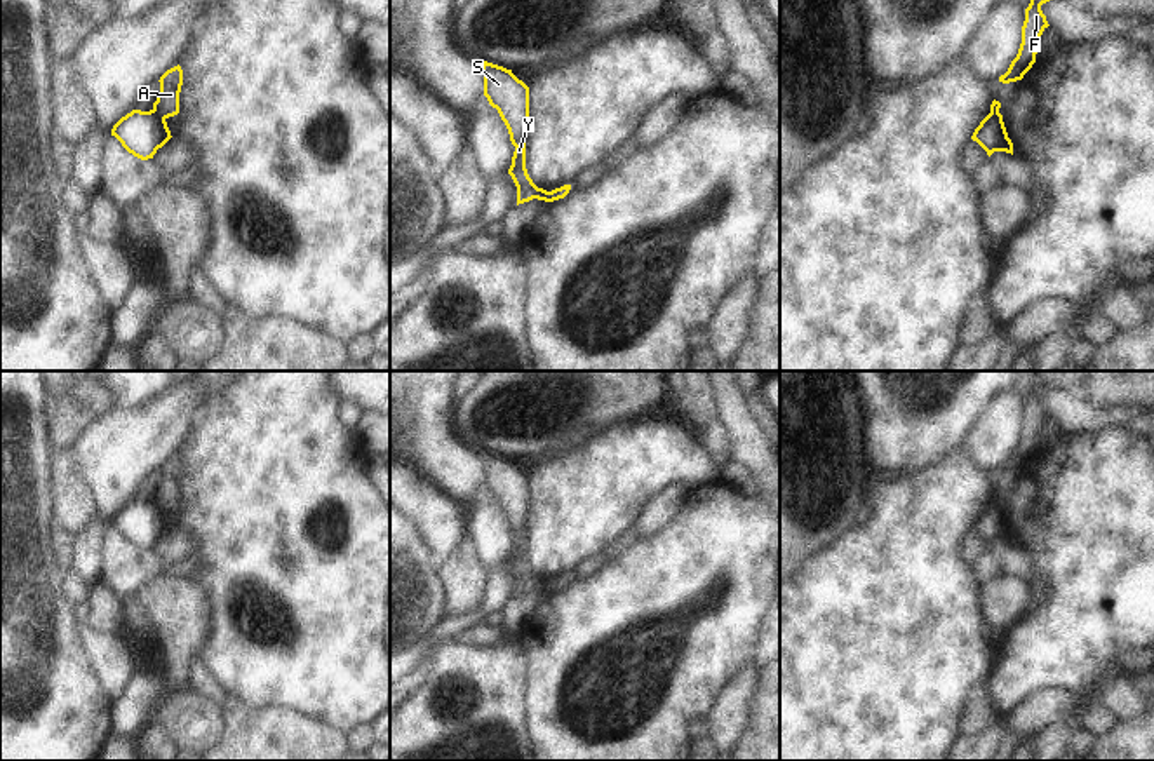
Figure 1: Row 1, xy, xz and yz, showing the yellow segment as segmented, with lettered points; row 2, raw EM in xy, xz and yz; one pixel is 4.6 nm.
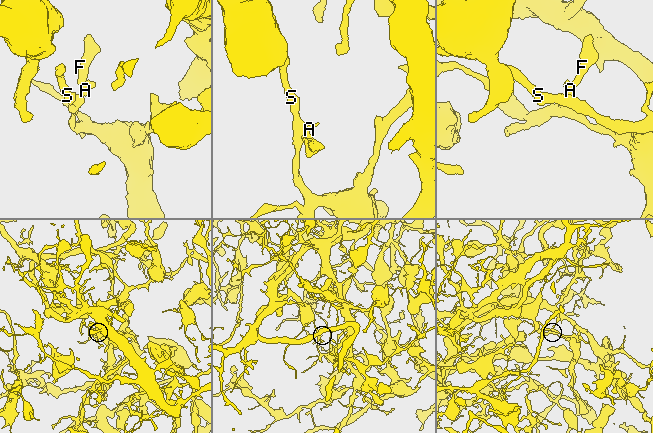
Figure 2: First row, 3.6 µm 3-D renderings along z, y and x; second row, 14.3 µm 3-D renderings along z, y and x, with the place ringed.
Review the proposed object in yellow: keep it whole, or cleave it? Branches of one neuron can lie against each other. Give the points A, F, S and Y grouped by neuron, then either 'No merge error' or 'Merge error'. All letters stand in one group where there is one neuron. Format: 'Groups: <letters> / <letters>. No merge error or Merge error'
Groups: A F / S Y. Merge error.

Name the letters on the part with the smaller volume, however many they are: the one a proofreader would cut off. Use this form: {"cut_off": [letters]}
{"cut_off": ["A", "F"]}

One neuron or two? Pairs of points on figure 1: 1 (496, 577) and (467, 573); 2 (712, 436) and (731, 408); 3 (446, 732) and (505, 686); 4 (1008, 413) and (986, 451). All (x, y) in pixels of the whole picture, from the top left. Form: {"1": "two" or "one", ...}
{"1": "two", "2": "two", "3": "one", "4": "one"}

